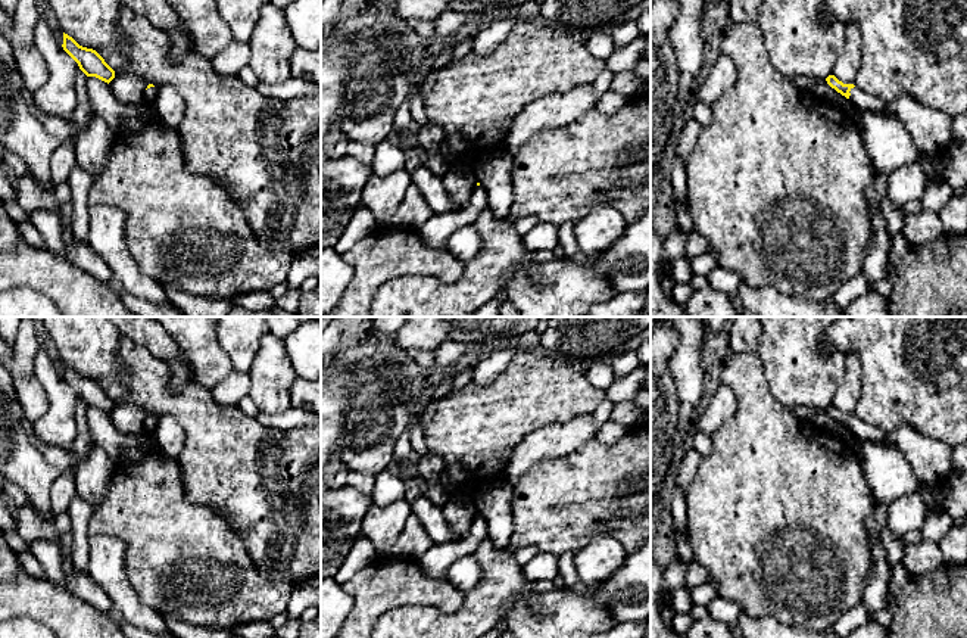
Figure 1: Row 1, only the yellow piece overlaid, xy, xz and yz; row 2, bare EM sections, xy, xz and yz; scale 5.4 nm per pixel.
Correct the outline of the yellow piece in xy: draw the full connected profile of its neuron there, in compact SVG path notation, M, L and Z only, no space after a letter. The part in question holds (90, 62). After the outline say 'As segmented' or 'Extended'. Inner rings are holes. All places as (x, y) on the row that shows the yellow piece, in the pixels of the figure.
M65 32L62 47L87 77L96 77L107 84L115 78L115 71L96 50L79 46Z. As segmented

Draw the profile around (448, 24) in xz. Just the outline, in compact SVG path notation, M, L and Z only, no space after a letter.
M443 12L436 21L436 34L442 38L449 38L461 32L467 24L467 16L461 12Z

